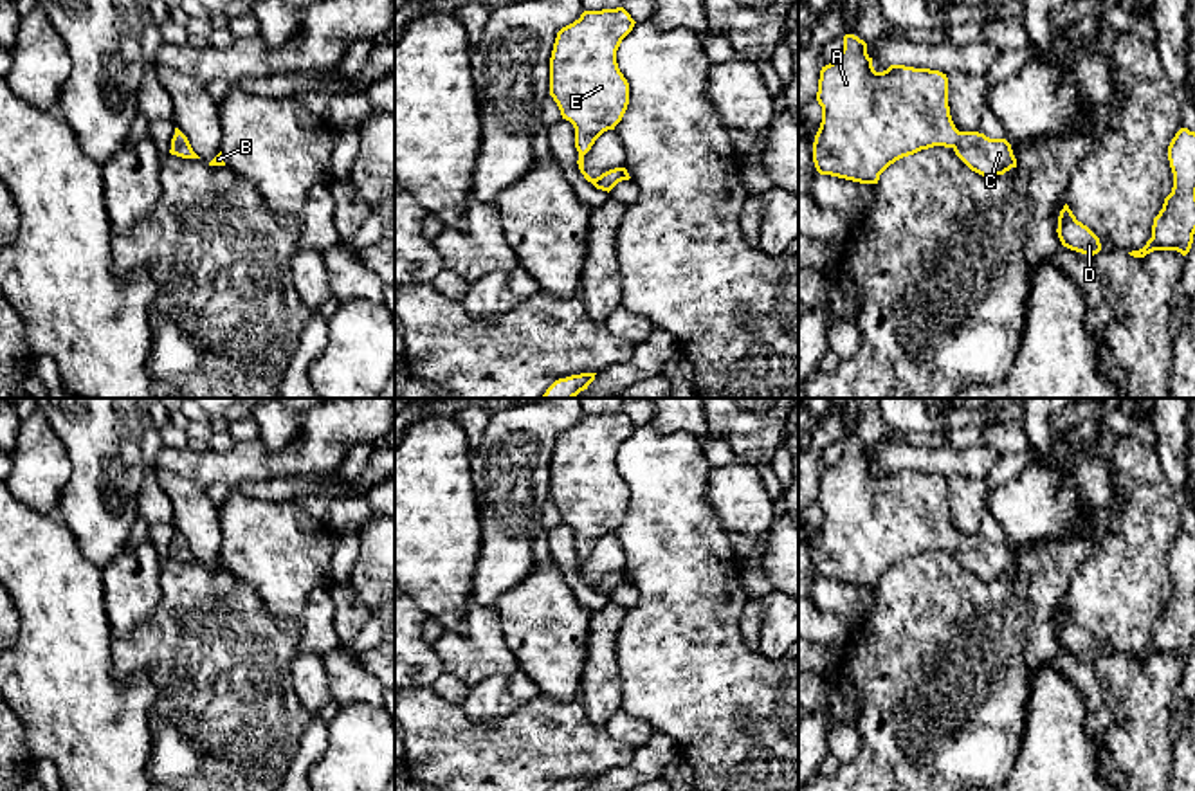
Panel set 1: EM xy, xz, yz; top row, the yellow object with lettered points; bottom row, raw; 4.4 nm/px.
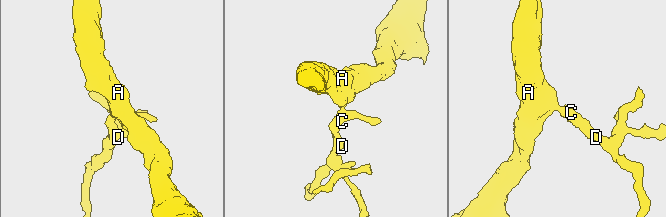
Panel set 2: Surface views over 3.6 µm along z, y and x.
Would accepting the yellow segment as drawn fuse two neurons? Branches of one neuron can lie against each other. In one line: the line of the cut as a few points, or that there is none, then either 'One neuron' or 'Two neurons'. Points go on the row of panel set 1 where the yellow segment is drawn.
No split. One neuron

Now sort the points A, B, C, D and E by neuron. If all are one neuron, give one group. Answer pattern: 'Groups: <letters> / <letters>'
Groups: A B C D E

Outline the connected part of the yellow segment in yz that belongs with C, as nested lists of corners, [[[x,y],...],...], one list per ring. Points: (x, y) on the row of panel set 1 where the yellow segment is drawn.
[[[845,34],[840,56],[822,67],[816,101],[822,123],[813,162],[820,175],[878,184],[890,164],[934,146],[952,148],[982,177],[1017,168],[1006,139],[955,128],[946,74],[905,65],[876,72],[867,43],[854,34]]]

